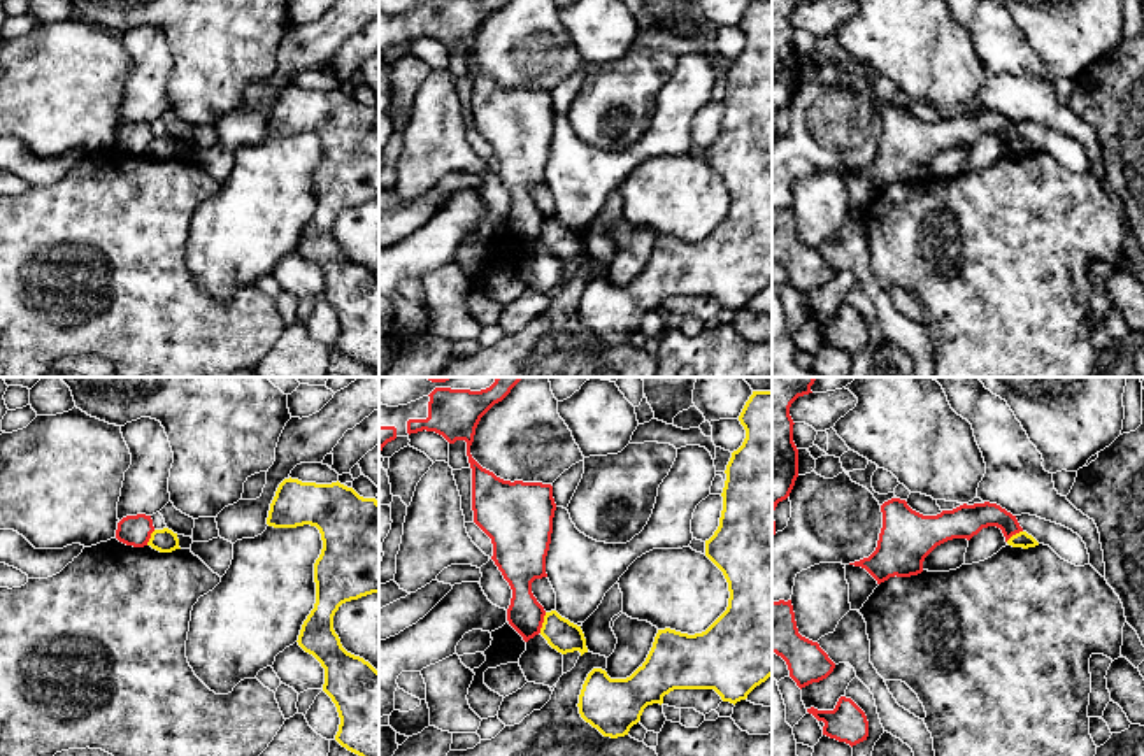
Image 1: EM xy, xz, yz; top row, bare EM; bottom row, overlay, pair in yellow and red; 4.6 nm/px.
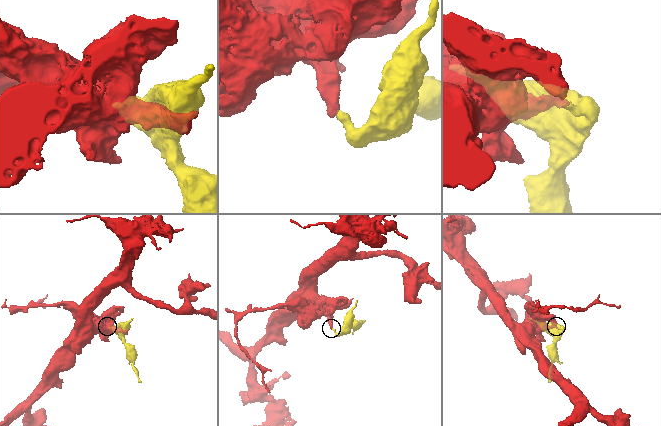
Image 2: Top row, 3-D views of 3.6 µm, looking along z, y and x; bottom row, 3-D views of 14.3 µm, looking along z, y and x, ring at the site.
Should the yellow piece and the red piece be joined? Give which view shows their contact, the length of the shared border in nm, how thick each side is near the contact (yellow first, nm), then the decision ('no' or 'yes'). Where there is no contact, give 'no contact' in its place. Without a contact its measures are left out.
xz | 100 nm | 140/170 nm | no

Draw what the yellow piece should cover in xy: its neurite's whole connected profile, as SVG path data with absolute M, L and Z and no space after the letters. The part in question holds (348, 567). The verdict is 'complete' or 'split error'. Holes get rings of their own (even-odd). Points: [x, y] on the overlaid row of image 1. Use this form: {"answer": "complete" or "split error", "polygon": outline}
{"answer": "complete", "polygon": "M290 477L275 491L267 524L311 524L321 533L316 603L297 642L325 668L323 691L340 717L335 740L358 756L379 756L379 672L347 653L333 630L342 603L379 593L379 502L339 481L316 484Z"}

